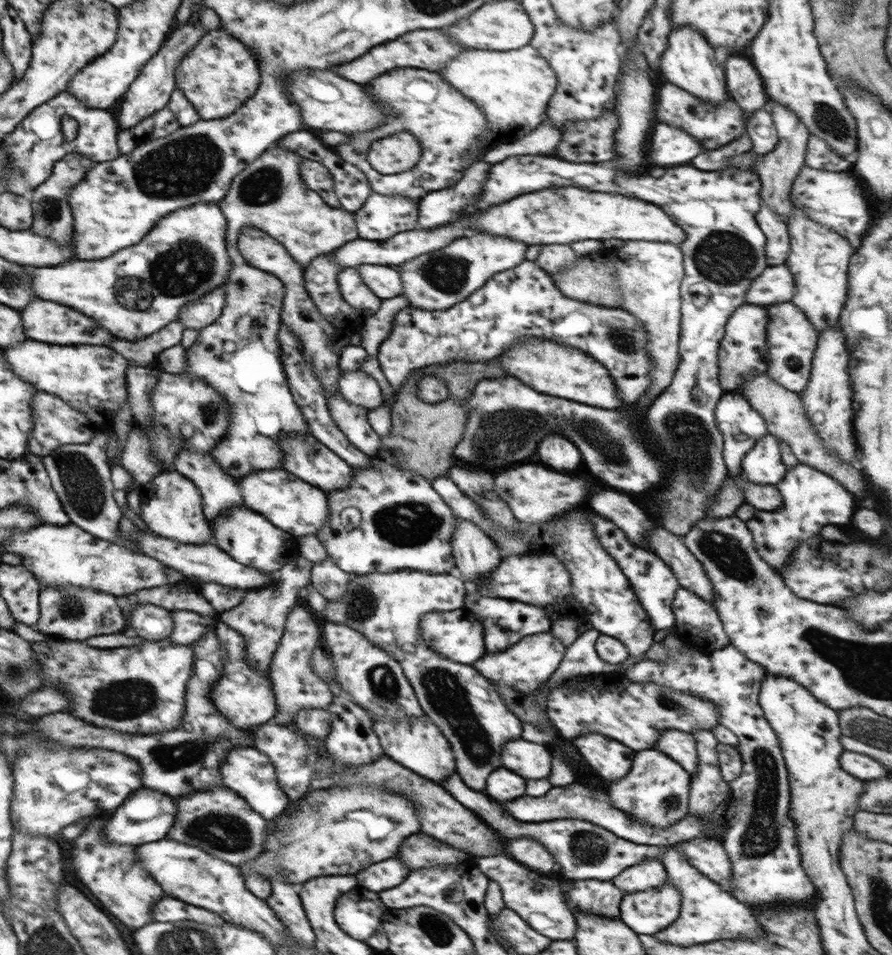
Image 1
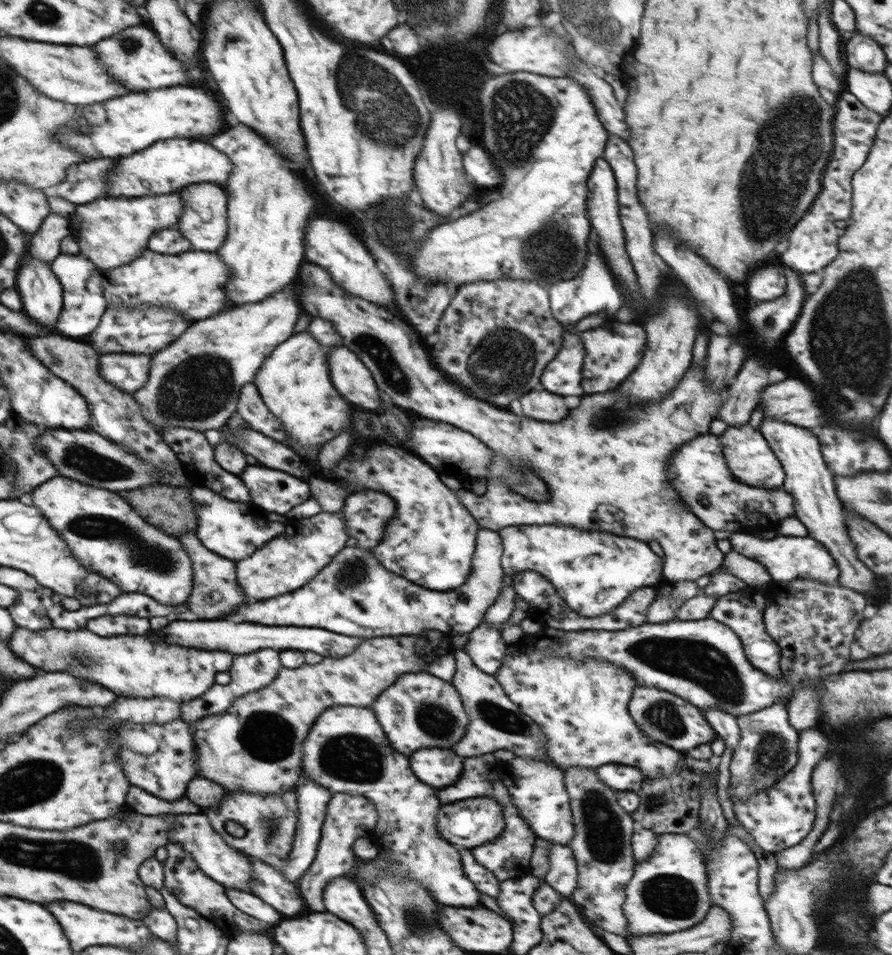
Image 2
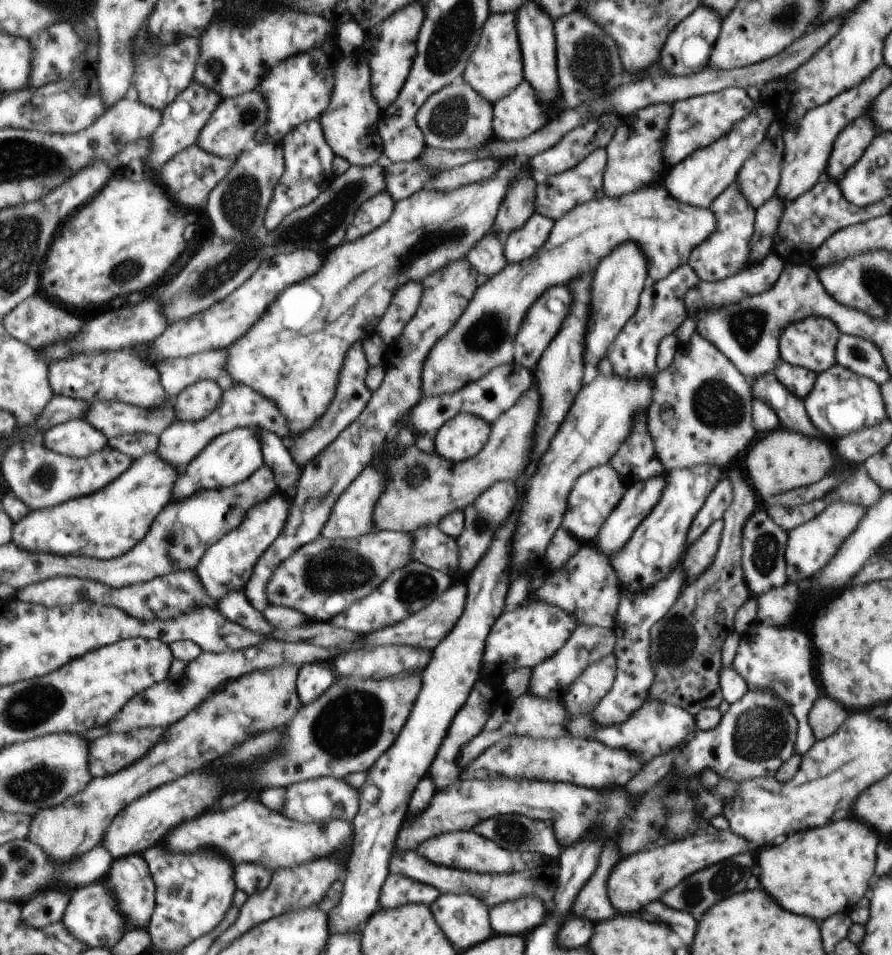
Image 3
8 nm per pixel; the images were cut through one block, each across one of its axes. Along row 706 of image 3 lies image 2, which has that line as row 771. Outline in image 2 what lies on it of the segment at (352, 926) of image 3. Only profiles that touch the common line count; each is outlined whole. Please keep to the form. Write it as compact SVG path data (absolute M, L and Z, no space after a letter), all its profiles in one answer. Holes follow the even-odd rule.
M428 748L410 756L410 766L420 782L436 789L454 784L462 772L463 757L445 748Z

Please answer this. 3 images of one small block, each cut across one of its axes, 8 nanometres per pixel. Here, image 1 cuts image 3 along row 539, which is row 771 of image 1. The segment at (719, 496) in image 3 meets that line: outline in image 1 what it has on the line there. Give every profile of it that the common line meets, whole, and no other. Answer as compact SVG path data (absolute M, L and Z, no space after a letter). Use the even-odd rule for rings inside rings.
M664 730L652 748L666 753L691 775L698 772L696 738L680 730Z

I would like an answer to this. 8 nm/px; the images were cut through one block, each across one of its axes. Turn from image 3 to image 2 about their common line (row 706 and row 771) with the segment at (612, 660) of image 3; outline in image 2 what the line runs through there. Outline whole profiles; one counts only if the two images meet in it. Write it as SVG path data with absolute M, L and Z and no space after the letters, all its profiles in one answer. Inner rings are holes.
M572 766L564 770L564 782L569 794L575 834L569 844L578 870L577 889L569 899L579 913L596 926L612 934L626 935L624 914L625 888L634 876L637 862L631 848L635 820L619 804L617 791L597 776L596 768Z

